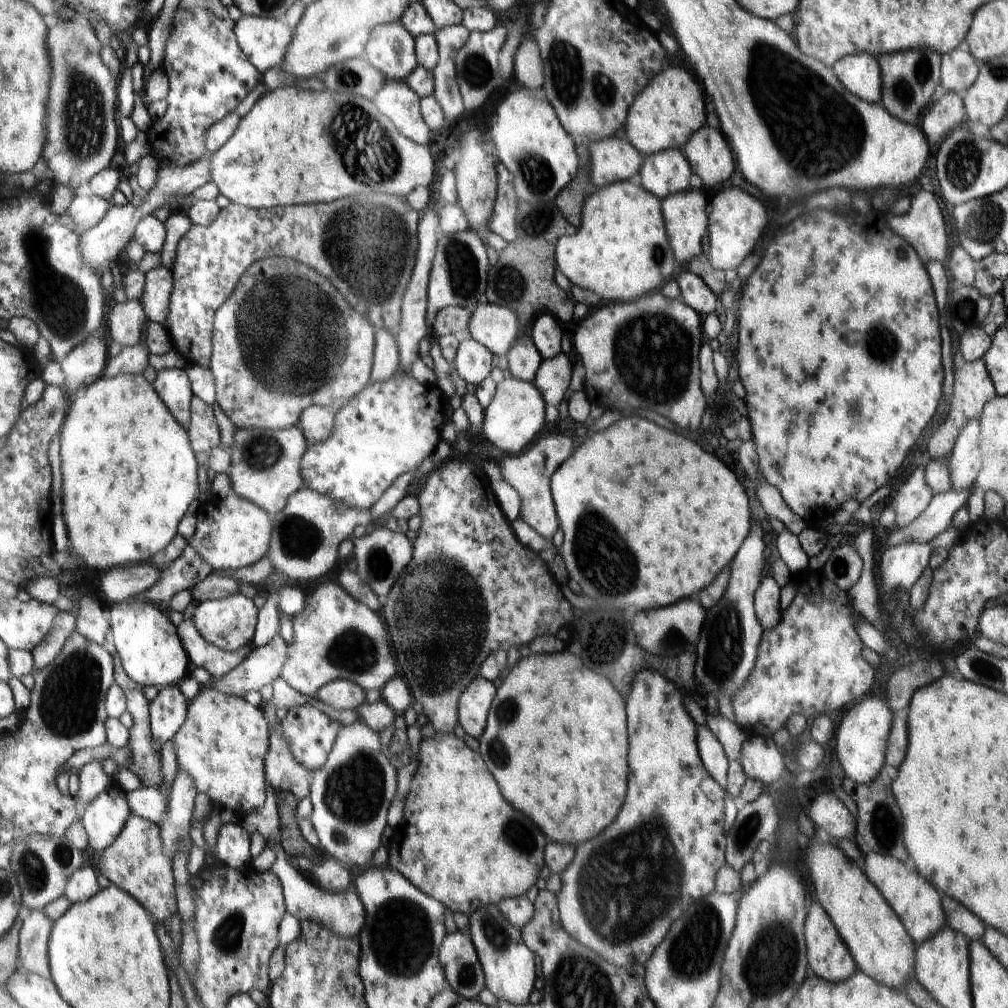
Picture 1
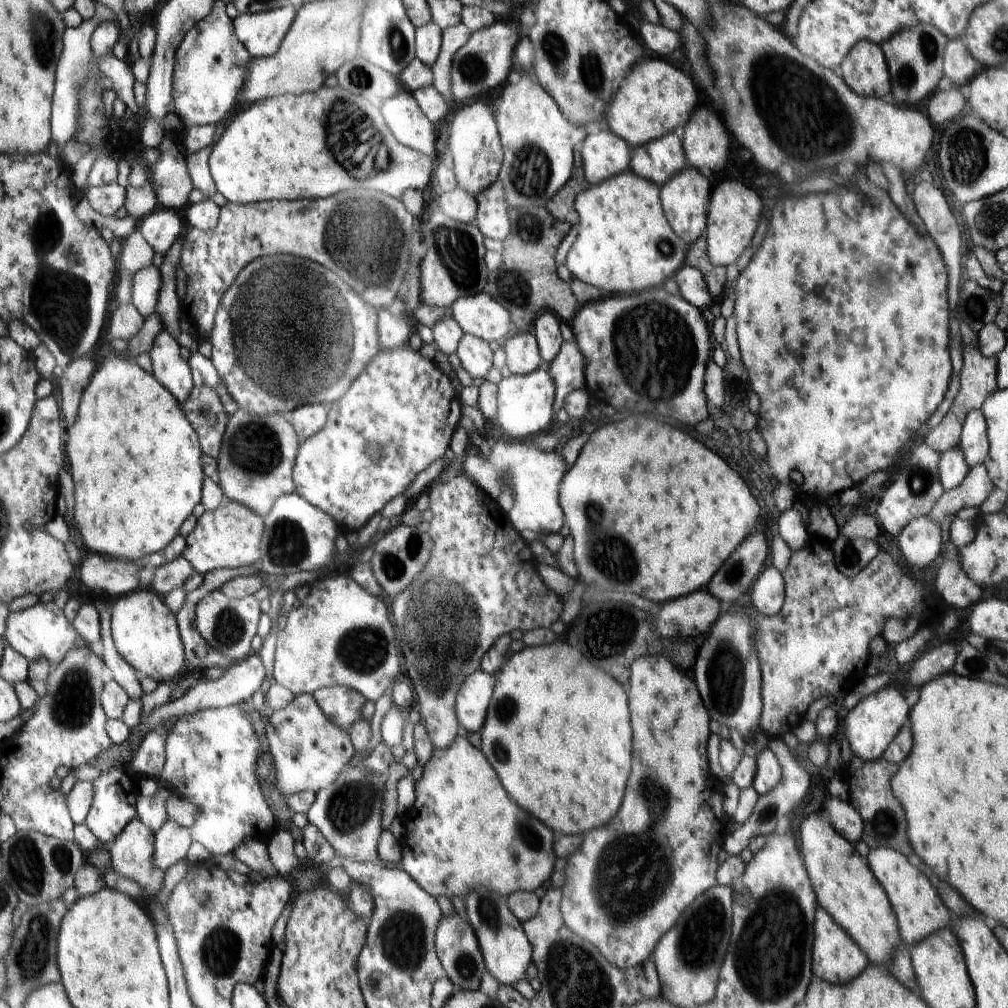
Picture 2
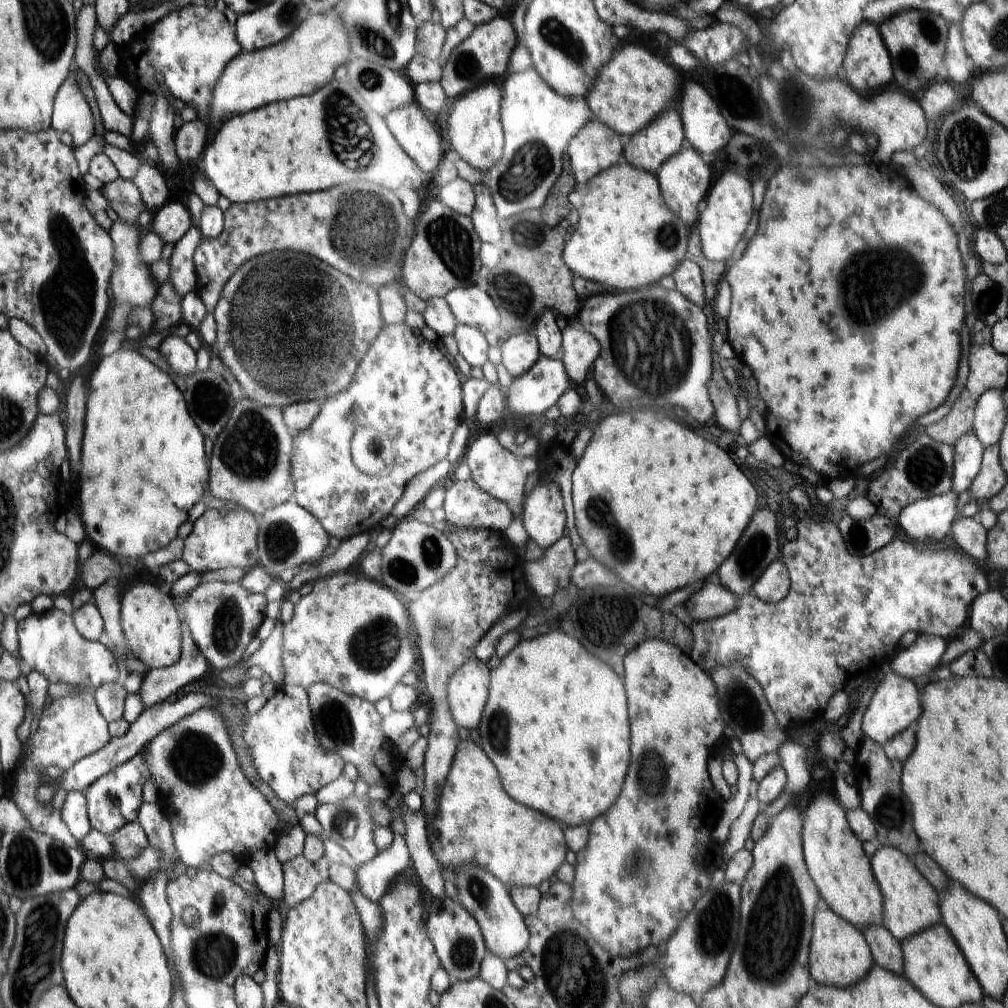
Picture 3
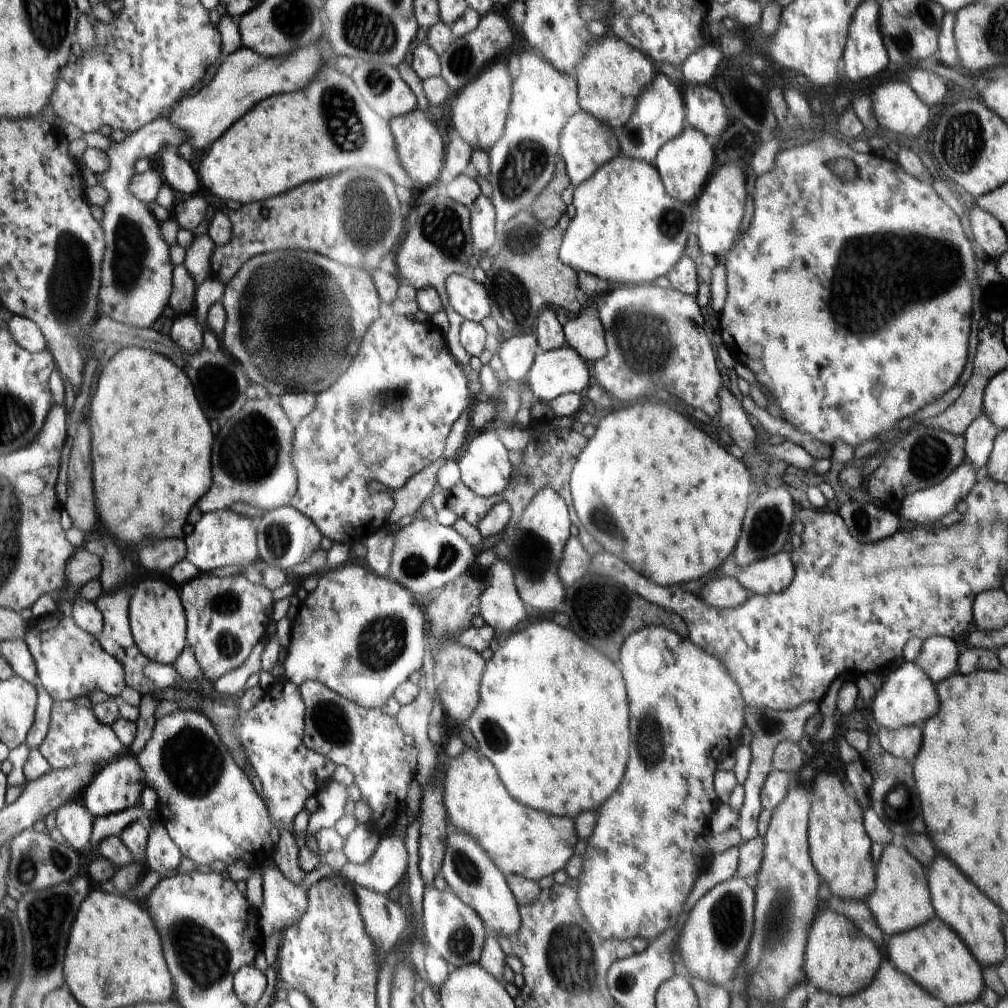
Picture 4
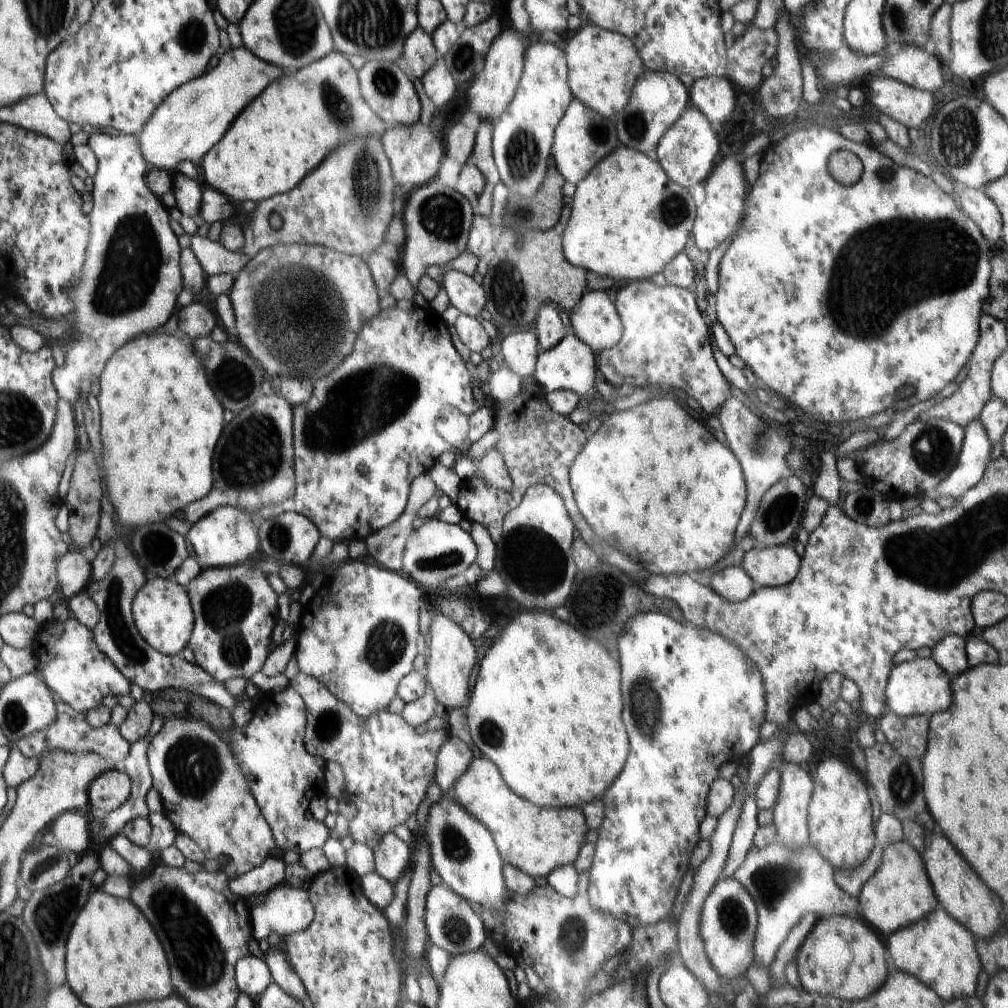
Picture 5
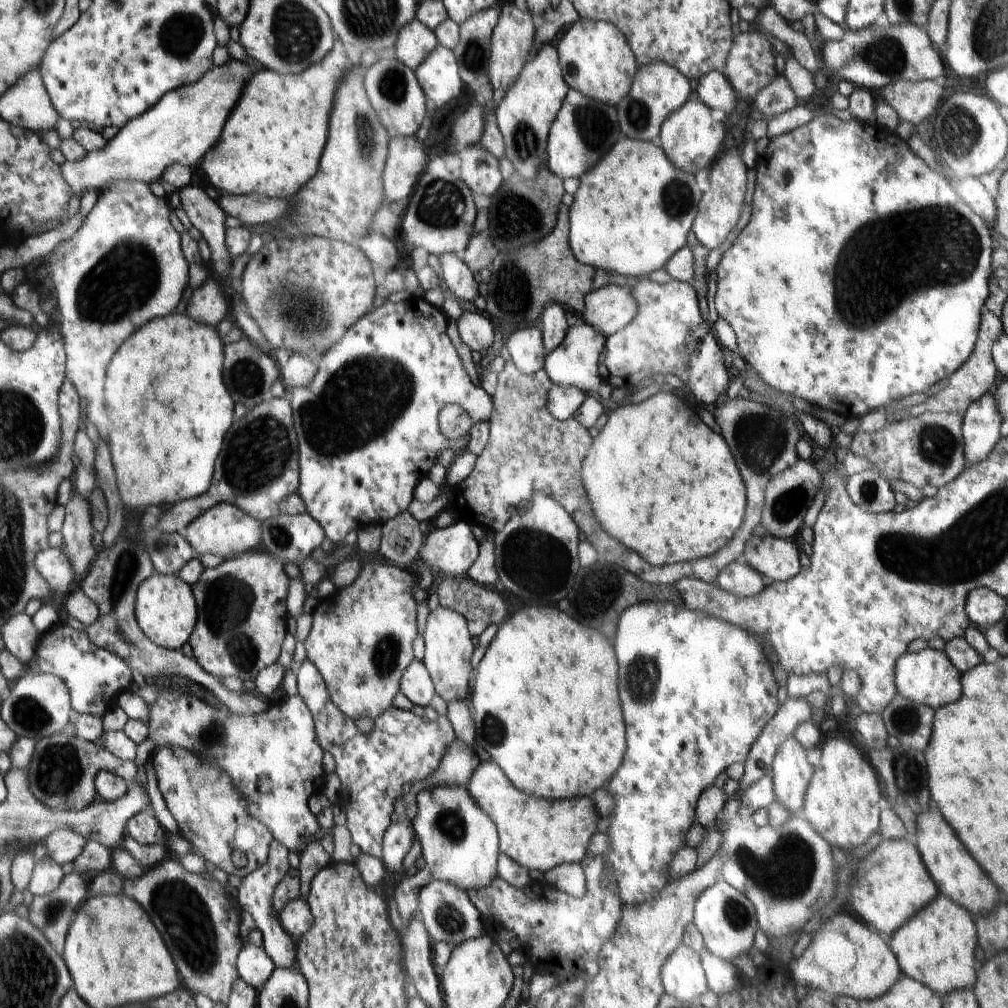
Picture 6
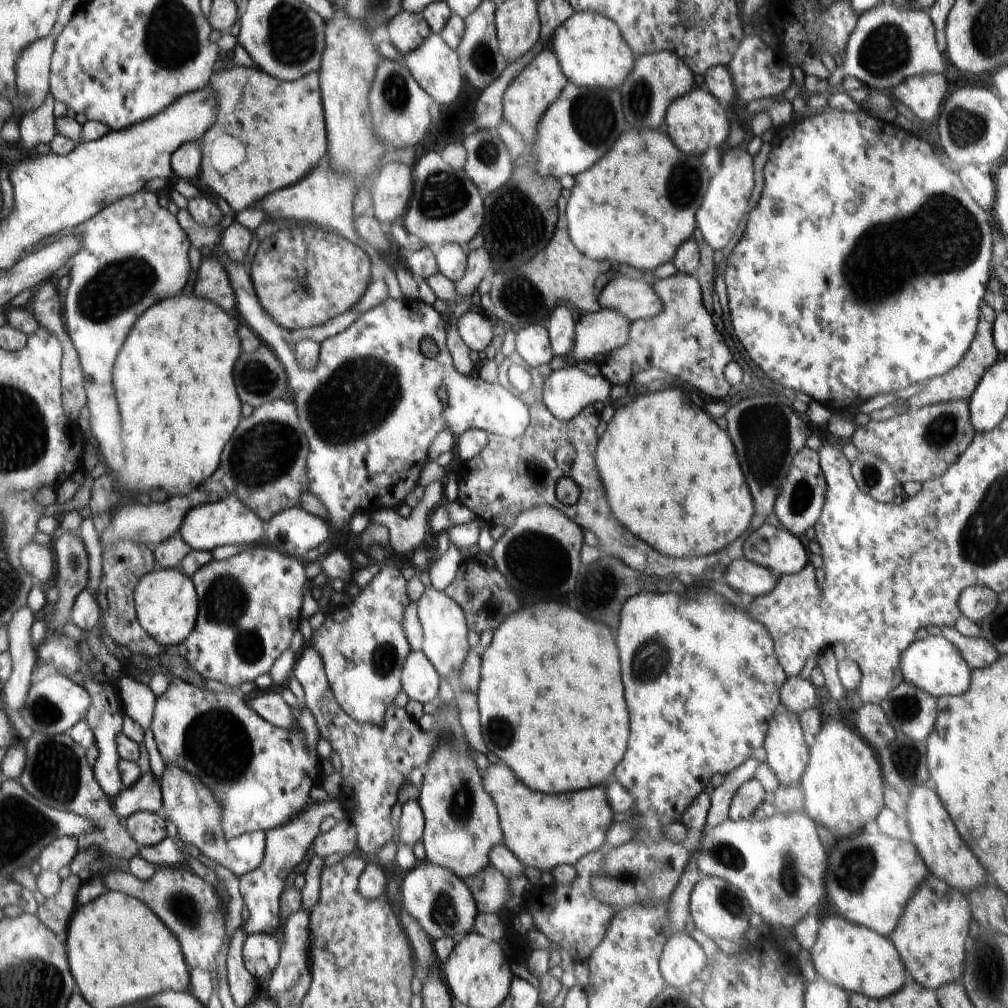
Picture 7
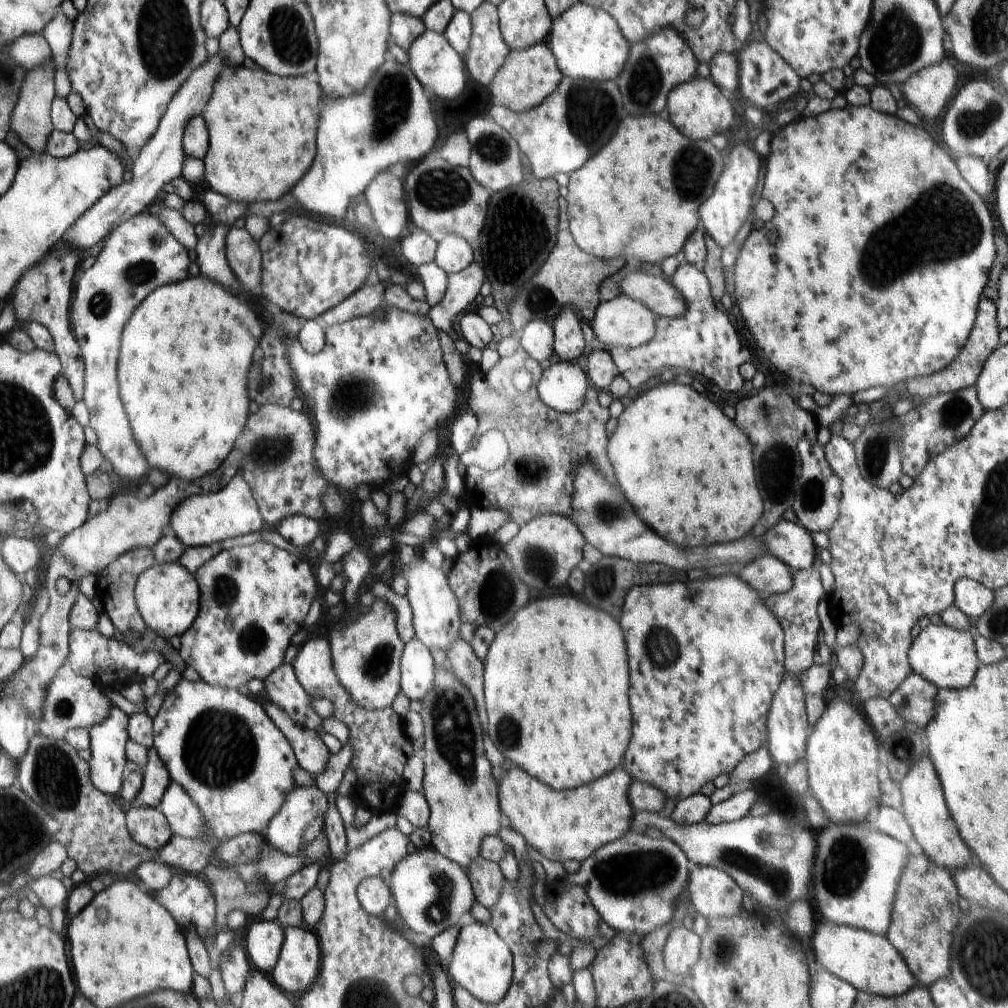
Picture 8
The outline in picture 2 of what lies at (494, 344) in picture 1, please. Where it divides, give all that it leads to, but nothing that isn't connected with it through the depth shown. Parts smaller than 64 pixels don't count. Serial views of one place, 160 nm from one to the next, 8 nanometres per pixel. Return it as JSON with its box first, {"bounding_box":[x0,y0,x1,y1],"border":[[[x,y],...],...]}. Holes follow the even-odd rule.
{"bounding_box":[450,293,513,343],"border":[[[487,293],[462,297],[450,306],[450,312],[464,333],[480,337],[487,343],[500,342],[510,332],[513,321],[510,313]]]}

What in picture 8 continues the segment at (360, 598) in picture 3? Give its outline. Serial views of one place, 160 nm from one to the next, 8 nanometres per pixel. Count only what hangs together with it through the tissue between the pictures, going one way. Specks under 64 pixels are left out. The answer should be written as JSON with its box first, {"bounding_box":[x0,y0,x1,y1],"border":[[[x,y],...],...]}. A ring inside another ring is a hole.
{"bounding_box":[329,599,405,711],"border":[[[384,599],[376,600],[368,612],[362,614],[357,620],[352,622],[346,617],[339,619],[334,628],[332,627],[329,643],[338,682],[350,693],[353,701],[363,709],[370,711],[390,707],[401,691],[401,656],[405,648],[398,634],[396,613],[392,605]]]}

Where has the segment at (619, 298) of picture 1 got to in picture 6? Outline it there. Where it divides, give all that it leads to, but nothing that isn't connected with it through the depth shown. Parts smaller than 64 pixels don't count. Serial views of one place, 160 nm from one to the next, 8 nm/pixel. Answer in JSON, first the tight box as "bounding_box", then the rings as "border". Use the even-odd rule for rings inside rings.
{"bounding_box":[569,135,701,281],"border":[[[622,135],[614,143],[613,150],[592,171],[585,172],[579,181],[569,207],[569,243],[582,264],[617,272],[633,281],[665,268],[672,256],[689,242],[690,228],[693,228],[698,202],[701,202],[700,188],[696,186],[693,174],[676,170],[676,165],[662,147]]]}

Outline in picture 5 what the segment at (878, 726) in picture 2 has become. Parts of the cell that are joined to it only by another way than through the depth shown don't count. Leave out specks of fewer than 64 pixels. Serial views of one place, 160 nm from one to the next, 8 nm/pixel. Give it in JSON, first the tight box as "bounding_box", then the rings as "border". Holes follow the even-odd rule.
{"bounding_box":[886,657,952,716],"border":[[[916,657],[908,662],[902,662],[893,668],[893,674],[888,680],[886,691],[888,710],[898,716],[924,715],[930,716],[950,708],[952,702],[952,682],[948,674],[934,662],[934,658]]]}

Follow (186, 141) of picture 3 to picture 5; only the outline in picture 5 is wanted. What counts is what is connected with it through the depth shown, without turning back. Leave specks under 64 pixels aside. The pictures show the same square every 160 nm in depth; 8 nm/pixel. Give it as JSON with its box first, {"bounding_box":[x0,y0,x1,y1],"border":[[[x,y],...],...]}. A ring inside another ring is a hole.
{"bounding_box":[53,134,184,406],"border":[[[89,134],[87,146],[98,159],[98,171],[90,181],[93,236],[80,284],[66,288],[76,306],[71,319],[75,333],[63,366],[53,372],[58,397],[73,406],[79,405],[83,380],[98,382],[110,358],[126,342],[167,323],[184,288],[179,237],[170,230],[166,208],[146,186],[147,162],[136,135]]]}

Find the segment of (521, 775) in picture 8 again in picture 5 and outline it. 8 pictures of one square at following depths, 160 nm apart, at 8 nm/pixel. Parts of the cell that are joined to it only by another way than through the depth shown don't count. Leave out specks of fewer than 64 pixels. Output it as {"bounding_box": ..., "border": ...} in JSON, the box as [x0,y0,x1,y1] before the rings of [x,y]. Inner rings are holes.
{"bounding_box":[451,757,589,877],"border":[[[488,757],[473,758],[468,770],[456,780],[451,795],[490,830],[502,861],[520,868],[528,876],[548,877],[554,868],[574,865],[585,845],[589,824],[580,808],[537,806],[517,796]]]}

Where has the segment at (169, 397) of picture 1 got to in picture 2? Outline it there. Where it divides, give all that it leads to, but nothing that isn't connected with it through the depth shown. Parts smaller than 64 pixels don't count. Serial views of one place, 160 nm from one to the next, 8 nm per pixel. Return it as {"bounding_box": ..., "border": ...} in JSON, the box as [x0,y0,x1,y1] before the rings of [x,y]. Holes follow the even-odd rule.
{"bounding_box":[148,329,194,404],"border":[[[162,329],[148,353],[153,366],[152,374],[169,389],[179,404],[183,404],[194,386],[189,364],[182,359],[180,347],[179,341]]]}

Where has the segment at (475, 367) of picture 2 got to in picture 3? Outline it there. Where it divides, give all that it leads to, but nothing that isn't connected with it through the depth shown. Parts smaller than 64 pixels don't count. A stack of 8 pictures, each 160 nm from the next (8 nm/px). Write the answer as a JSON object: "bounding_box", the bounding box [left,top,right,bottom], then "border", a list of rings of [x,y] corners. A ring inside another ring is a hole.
{"bounding_box":[453,323,488,368],"border":[[[457,323],[453,336],[456,339],[460,356],[470,364],[471,368],[482,366],[488,360],[486,358],[488,344],[486,344],[484,334],[480,334],[480,330]]]}

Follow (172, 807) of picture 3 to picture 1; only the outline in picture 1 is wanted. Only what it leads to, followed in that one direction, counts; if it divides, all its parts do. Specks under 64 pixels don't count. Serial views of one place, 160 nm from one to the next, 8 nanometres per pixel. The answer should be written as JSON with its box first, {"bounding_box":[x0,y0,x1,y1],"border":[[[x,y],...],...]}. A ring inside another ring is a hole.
{"bounding_box":[172,687,269,821],"border":[[[202,687],[187,706],[186,720],[172,741],[175,742],[178,766],[190,775],[197,792],[206,794],[212,800],[212,804],[234,806],[240,821],[243,821],[246,815],[264,808],[265,800],[268,798],[264,782],[264,756],[269,752],[268,726],[259,706],[255,707],[242,697],[224,694],[212,687]]]}

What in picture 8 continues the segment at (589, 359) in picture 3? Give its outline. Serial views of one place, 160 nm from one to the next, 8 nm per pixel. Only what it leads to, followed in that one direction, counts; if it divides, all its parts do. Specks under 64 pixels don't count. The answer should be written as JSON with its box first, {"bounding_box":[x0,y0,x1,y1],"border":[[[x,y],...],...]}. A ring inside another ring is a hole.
{"bounding_box":[620,271,688,318],"border":[[[636,271],[628,274],[620,286],[624,295],[648,305],[657,317],[674,318],[688,310],[684,297],[667,278]]]}

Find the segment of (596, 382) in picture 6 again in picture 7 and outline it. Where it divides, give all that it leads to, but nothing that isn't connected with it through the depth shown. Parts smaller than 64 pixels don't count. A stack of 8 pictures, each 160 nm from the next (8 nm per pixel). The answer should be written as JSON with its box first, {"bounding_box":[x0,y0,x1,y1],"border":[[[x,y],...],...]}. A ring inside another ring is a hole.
{"bounding_box":[550,308,632,371],"border":[[[602,308],[595,313],[585,313],[581,319],[575,323],[575,341],[573,350],[566,356],[555,356],[550,362],[550,368],[553,371],[561,370],[568,364],[576,365],[578,363],[597,363],[602,361],[612,351],[625,345],[630,340],[630,326],[632,323],[624,314],[619,313],[617,309]]]}

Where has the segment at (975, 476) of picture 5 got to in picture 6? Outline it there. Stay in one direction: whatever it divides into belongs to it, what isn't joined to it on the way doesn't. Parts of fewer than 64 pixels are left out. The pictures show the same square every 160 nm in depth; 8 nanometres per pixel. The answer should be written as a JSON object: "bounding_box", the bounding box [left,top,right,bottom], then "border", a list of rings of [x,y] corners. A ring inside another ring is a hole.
{"bounding_box":[962,392,1003,468],"border":[[[992,392],[970,403],[963,414],[962,436],[965,468],[983,461],[1000,440],[1003,418],[998,414]]]}

